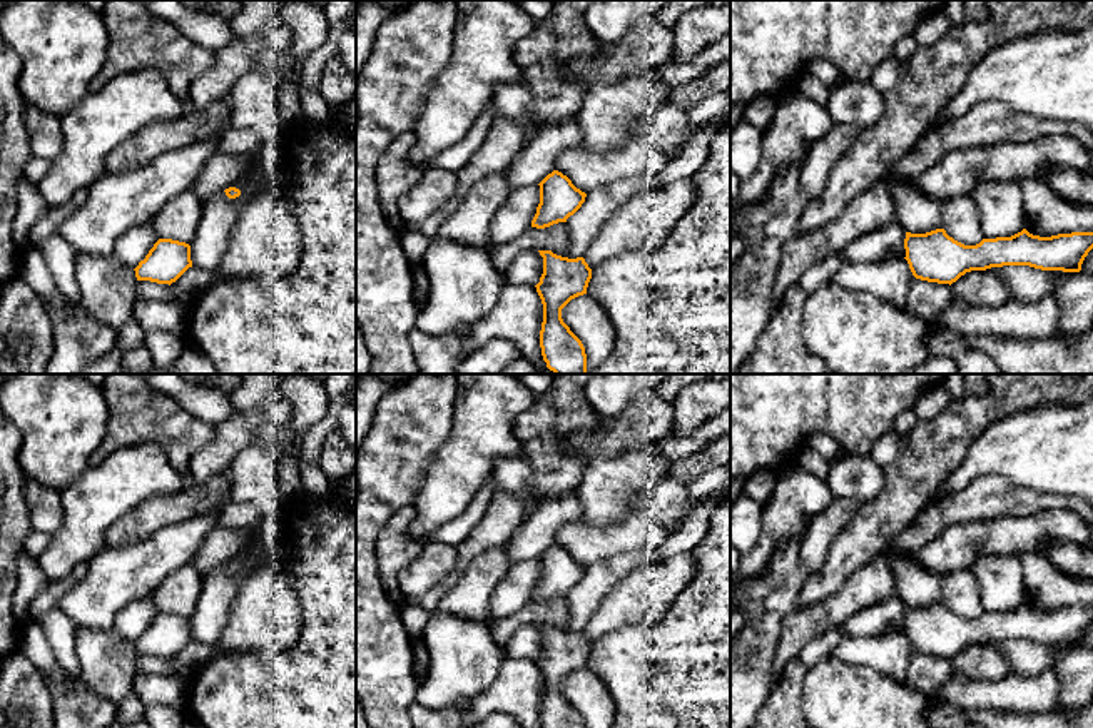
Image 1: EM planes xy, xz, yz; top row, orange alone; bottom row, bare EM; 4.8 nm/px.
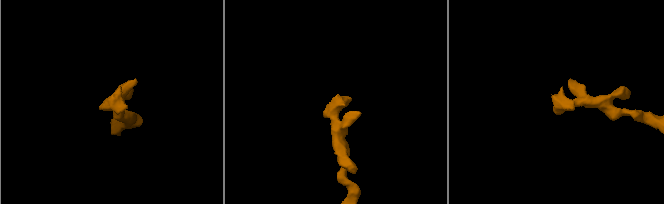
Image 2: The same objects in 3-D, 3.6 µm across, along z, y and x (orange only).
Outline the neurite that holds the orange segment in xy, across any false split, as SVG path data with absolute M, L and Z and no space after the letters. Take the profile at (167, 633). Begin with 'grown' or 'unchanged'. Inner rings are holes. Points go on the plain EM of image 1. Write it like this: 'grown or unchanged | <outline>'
grown | M159 613L134 645L137 655L169 658L177 678L186 681L217 653L216 646L192 638L189 618L172 613Z

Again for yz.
grown | M936 603L926 608L906 606L906 634L916 653L949 658L956 676L969 681L999 681L1013 673L991 641L1029 640L1041 645L1080 646L1093 623L1093 606L1051 611L1026 603L1011 611L983 613L964 619Z

